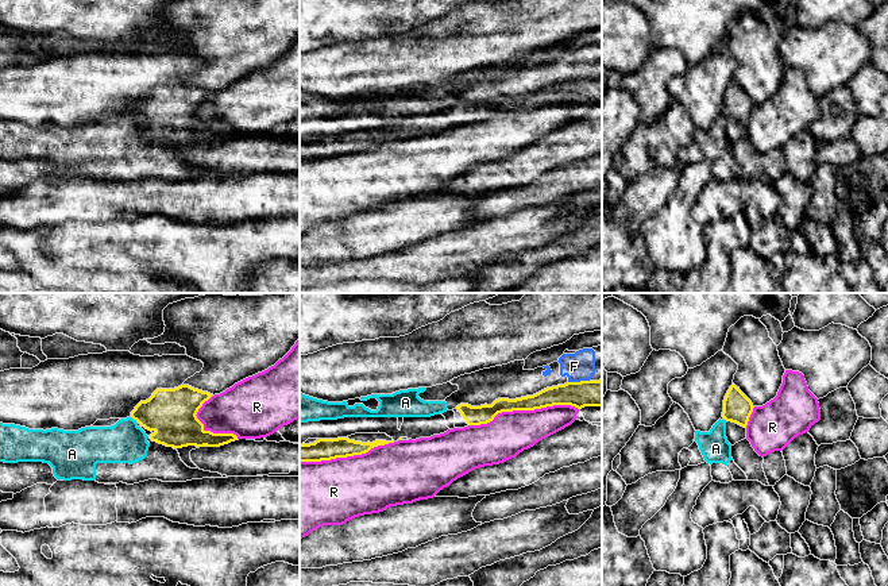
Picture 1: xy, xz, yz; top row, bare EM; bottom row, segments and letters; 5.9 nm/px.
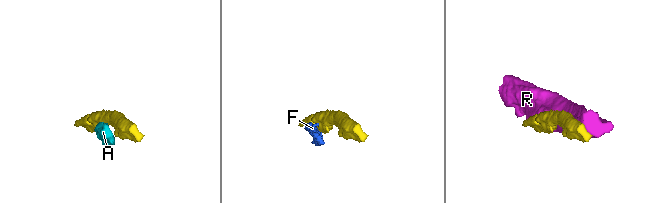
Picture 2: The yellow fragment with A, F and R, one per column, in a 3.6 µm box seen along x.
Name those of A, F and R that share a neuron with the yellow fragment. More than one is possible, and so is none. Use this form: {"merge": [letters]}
{"merge": []}

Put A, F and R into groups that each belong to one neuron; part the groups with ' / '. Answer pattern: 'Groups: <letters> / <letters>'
Groups: A F / R

